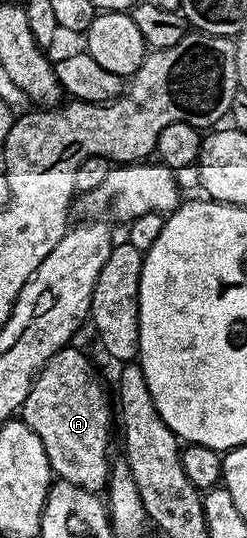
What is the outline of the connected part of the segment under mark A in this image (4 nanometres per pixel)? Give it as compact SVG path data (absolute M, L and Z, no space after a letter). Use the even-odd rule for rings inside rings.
M75 346L61 348L34 377L34 385L28 398L22 403L20 418L44 442L48 454L51 473L59 480L72 482L89 492L101 493L107 487L112 471L110 460L110 416L112 420L112 400L106 397L100 381L94 377L90 360Z

